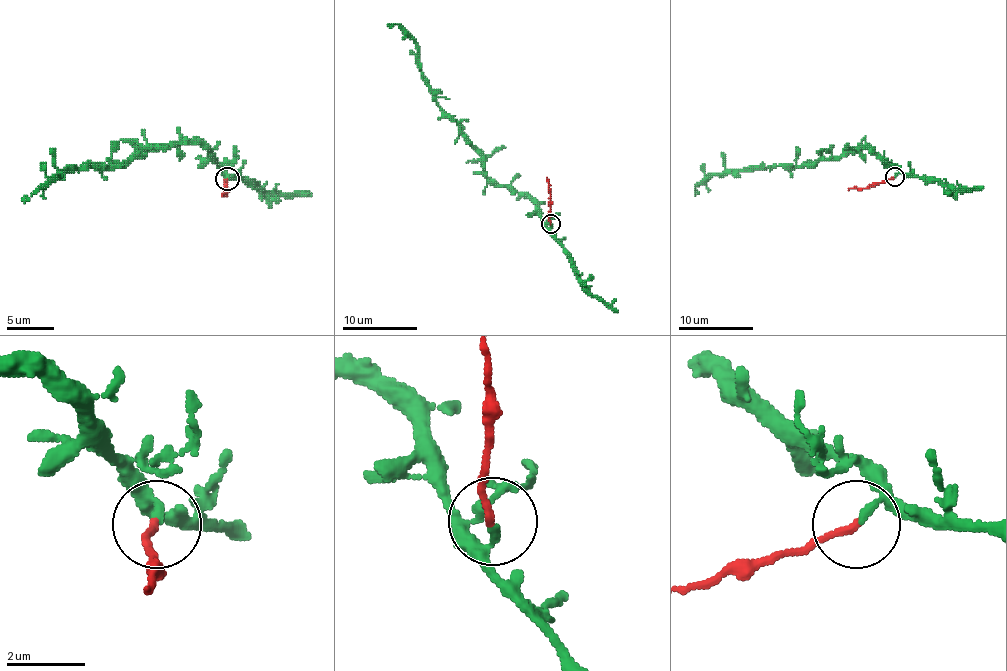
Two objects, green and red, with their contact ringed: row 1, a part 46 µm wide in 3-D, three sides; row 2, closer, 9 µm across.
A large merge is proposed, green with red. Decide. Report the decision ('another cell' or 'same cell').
another cell

